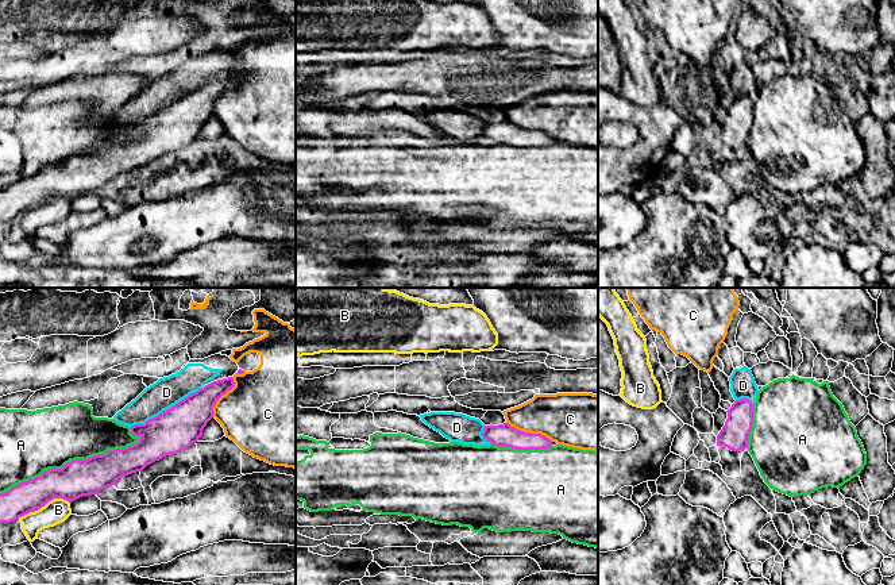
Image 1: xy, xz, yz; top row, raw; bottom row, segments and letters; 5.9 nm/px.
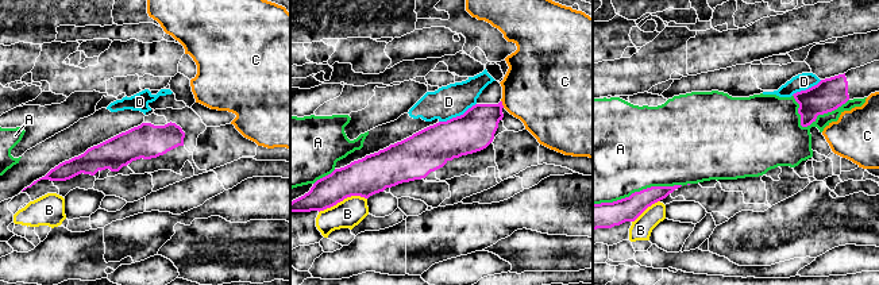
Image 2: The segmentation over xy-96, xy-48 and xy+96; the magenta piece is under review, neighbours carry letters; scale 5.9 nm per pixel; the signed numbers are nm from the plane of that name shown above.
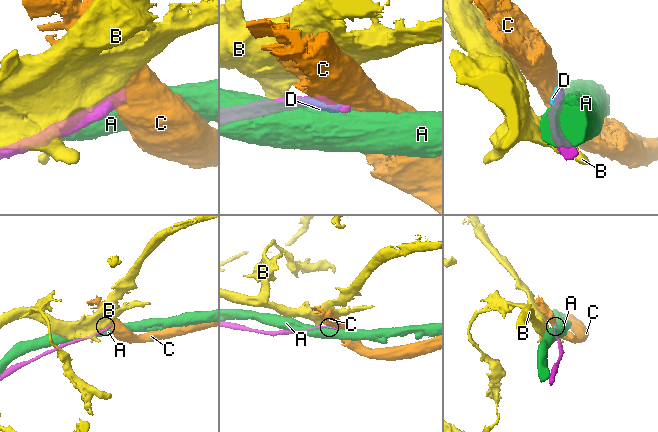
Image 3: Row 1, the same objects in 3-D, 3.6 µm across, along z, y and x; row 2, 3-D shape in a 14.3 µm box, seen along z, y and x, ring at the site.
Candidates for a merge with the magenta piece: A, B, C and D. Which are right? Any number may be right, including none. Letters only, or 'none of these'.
none of these

